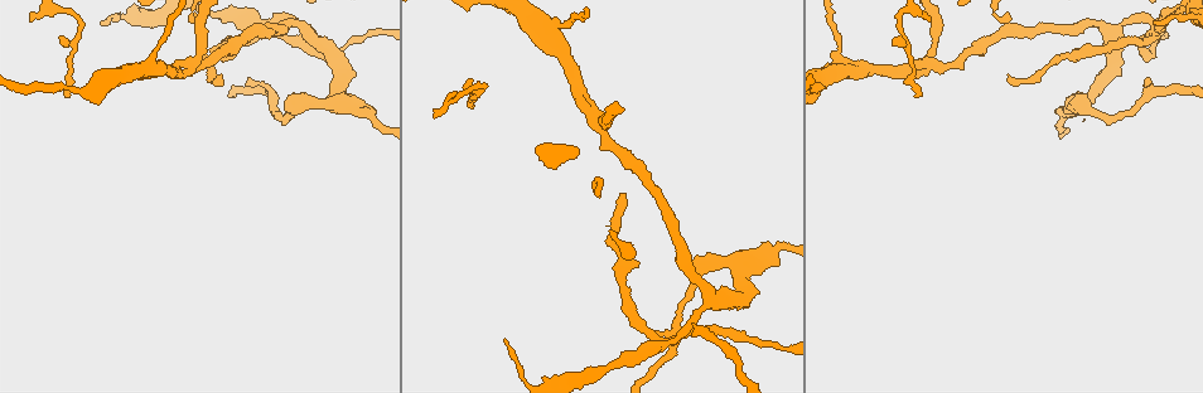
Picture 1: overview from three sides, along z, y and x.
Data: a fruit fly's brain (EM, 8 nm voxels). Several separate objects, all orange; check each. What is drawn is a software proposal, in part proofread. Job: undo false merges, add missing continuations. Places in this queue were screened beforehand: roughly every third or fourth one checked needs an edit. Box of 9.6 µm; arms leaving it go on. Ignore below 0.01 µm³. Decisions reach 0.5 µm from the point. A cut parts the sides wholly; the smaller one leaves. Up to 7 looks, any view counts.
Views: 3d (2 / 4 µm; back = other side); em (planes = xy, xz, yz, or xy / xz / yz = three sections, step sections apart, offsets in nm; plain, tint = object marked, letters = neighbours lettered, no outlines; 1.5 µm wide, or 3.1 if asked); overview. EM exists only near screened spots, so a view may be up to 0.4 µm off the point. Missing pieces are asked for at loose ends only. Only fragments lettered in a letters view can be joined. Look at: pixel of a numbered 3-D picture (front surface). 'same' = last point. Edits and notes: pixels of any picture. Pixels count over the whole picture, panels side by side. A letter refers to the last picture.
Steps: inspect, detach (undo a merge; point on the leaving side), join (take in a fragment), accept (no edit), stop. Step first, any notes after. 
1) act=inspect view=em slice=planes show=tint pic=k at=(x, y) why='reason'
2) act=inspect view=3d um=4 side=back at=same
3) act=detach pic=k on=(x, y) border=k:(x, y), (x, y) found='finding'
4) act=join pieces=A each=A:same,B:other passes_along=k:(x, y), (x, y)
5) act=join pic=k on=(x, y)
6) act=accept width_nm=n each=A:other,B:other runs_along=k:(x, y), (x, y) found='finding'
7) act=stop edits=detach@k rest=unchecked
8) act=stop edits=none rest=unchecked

act=inspect view=em slice=planes show=letters pic=1 at=(931, 20) why='branch stops here'

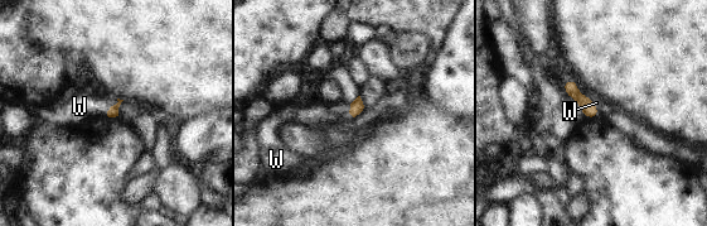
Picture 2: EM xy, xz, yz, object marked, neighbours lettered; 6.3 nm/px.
act=join pieces=W each=W:same passes_along=2:(114, 110), (110, 109), (80, 106) found='it goes on there'

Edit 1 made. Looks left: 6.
act=inspect view=em slice=planes show=letters pic=1 at=(221, 75) why='free end'

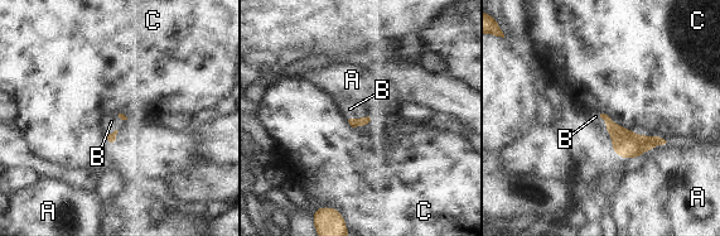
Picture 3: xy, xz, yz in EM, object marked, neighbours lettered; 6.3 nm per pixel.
act=join pieces=B longest_contact=C:460nm each=A:other,B:same,C:other passes_along=3:(353, 123), (357, 119), (349, 109) found='it goes on there'

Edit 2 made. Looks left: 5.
act=inspect view=em slice=planes show=letters pic=1 at=(593, 113) why='three arms meet'

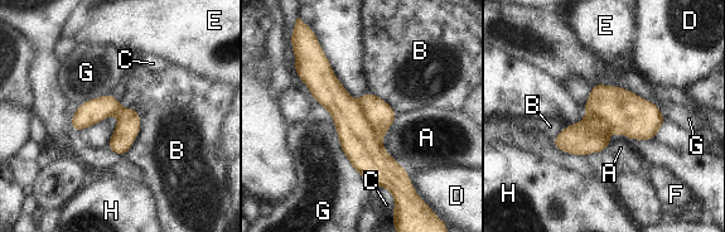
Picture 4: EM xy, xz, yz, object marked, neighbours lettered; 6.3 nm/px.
act=accept width_nm=150 each=A:other,B:other,C:other,D:other,E:other,F:other,G:other,H:other found='continuous, no second neuron'

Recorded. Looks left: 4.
act=stop edits=join@2,join@3 rest=unchecked

